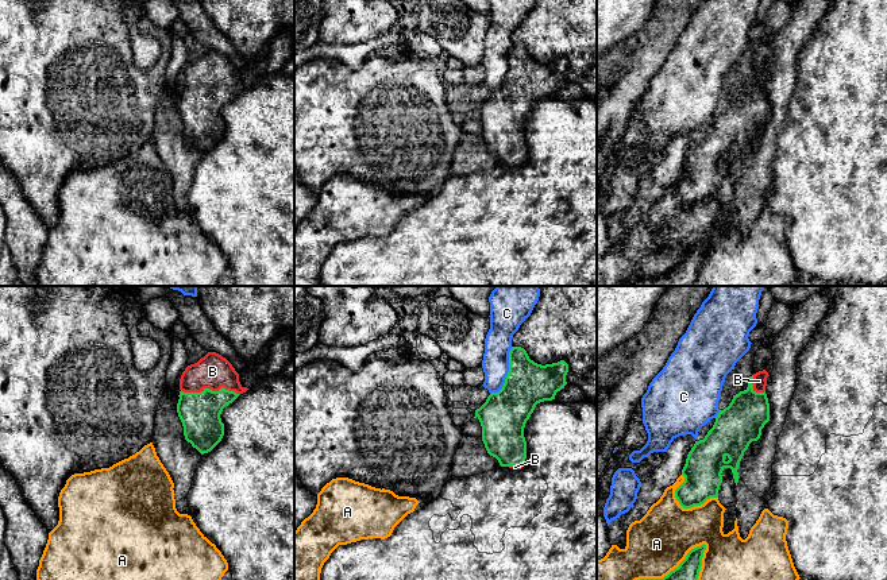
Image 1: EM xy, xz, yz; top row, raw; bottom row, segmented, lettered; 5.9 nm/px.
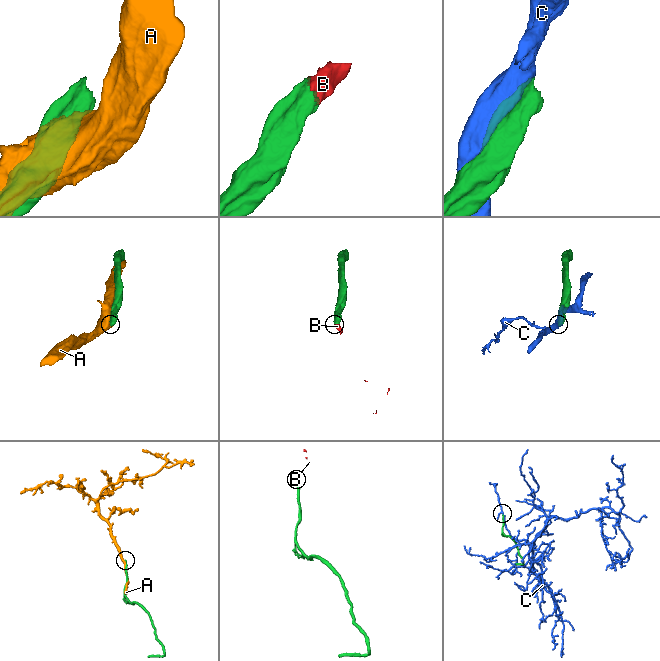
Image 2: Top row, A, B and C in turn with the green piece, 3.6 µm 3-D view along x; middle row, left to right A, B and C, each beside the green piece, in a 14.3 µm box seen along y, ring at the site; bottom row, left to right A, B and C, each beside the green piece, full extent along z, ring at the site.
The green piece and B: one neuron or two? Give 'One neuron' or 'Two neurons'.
One neuron

